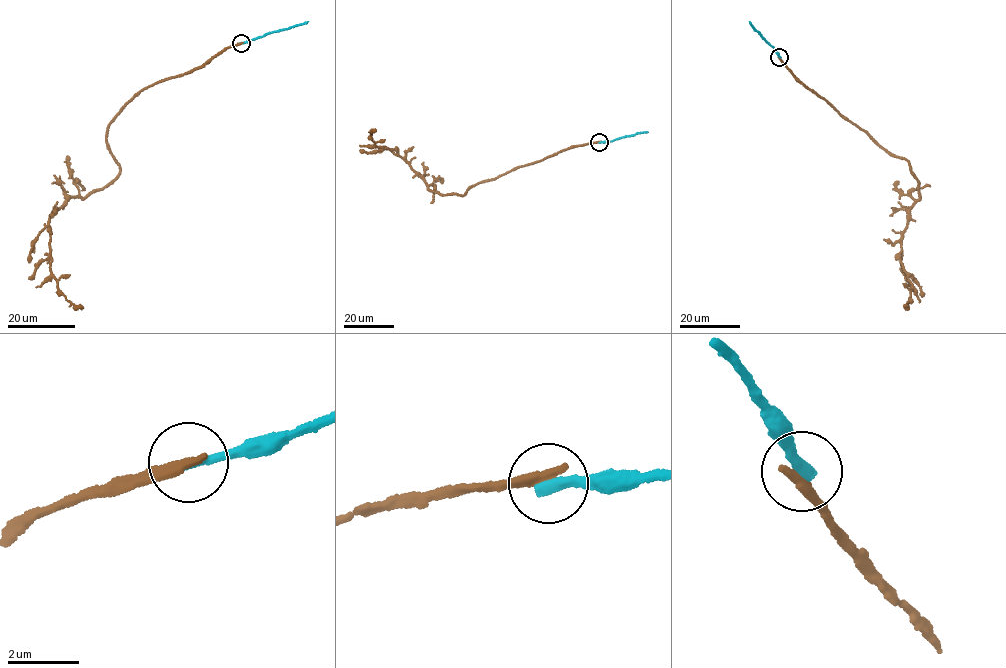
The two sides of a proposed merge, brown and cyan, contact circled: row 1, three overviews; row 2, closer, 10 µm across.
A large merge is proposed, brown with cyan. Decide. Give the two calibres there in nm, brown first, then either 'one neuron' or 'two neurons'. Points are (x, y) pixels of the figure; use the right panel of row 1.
340/280 nm | two neurons

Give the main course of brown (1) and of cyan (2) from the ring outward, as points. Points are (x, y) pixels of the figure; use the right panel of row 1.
1: (779, 57), (813, 92), (907, 160), (917, 179), (919, 199), (899, 254), (912, 288), (906, 305)
2: (780, 57), (749, 21)

